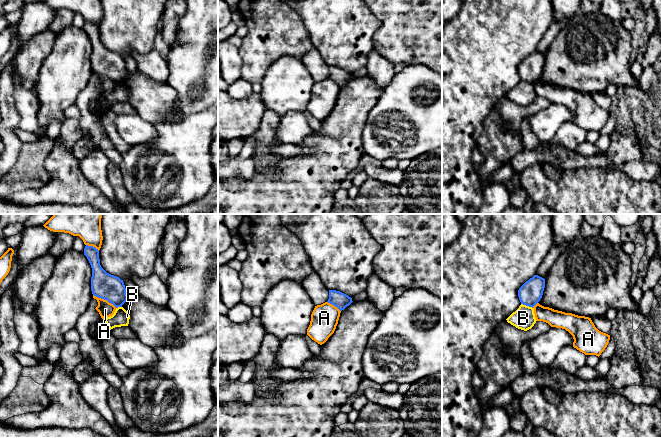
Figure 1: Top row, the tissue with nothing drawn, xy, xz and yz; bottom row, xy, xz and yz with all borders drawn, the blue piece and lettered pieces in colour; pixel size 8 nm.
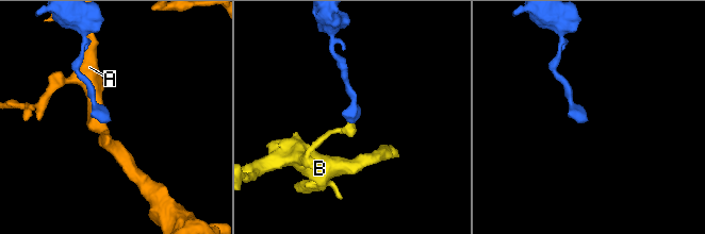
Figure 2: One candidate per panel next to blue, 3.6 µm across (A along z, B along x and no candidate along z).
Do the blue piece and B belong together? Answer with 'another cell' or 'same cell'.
another cell

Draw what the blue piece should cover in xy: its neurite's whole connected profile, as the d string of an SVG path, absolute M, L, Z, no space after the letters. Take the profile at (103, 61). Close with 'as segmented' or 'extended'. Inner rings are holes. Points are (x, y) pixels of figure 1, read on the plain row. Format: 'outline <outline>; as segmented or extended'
outline M86 21L84 31L87 33L92 44L92 70L98 74L107 76L116 84L122 83L128 75L123 56L107 49L101 43L99 27L95 23Z; as segmented

